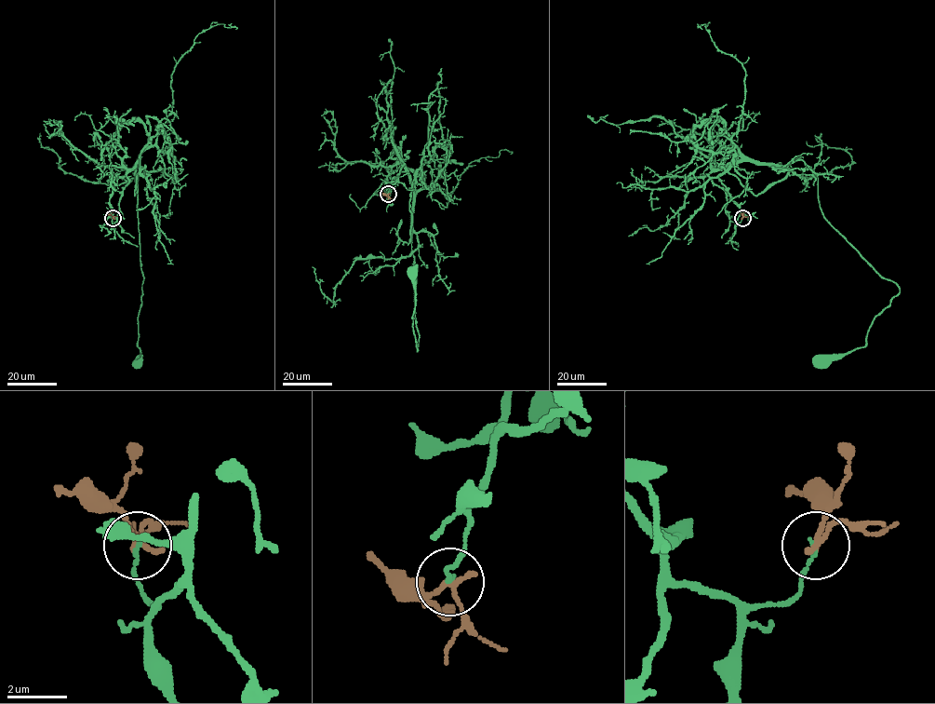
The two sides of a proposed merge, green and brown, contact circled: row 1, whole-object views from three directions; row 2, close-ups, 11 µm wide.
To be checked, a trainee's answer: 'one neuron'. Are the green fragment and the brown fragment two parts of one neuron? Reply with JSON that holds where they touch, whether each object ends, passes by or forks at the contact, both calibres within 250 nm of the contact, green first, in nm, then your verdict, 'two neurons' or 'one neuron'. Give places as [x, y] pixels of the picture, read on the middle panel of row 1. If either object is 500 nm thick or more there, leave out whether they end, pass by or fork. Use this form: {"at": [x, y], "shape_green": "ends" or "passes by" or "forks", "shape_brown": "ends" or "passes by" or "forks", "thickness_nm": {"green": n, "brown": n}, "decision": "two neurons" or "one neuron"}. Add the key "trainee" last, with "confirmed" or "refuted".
{"at": [388, 194], "shape_green": "ends", "shape_brown": "passes by", "thickness_nm": {"green": 120, "brown": 180}, "decision": "two neurons", "trainee": "refuted"}

